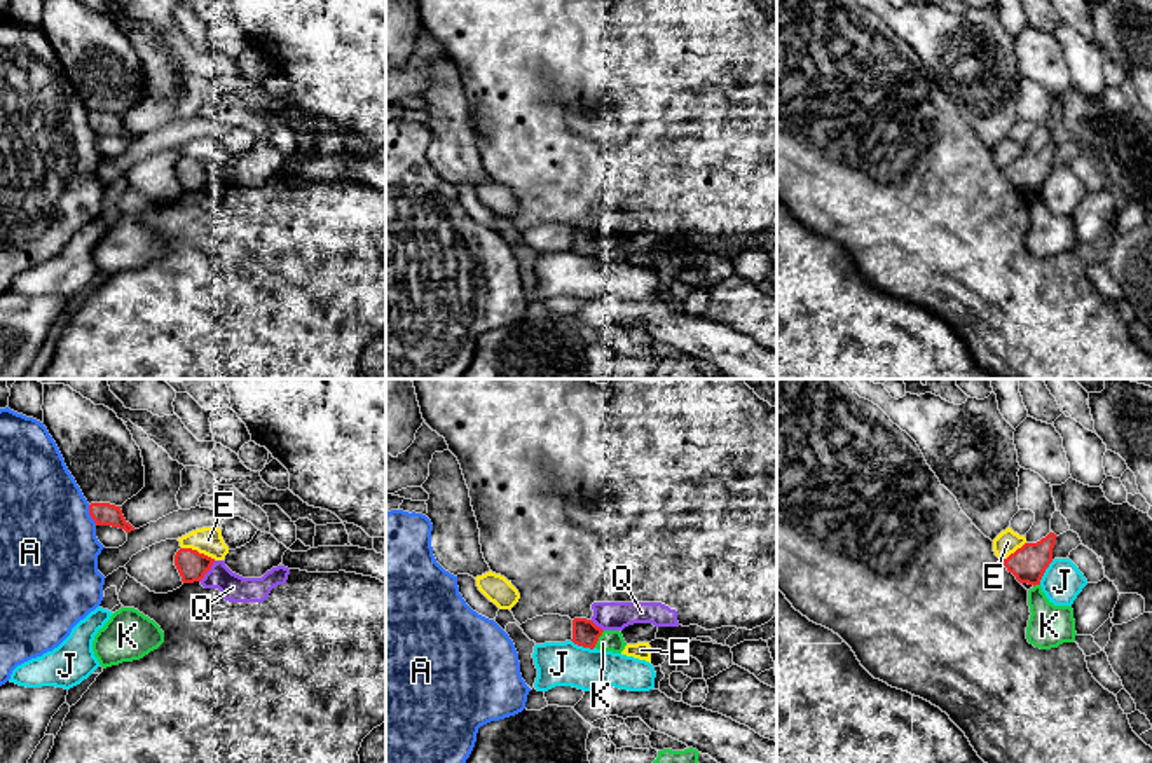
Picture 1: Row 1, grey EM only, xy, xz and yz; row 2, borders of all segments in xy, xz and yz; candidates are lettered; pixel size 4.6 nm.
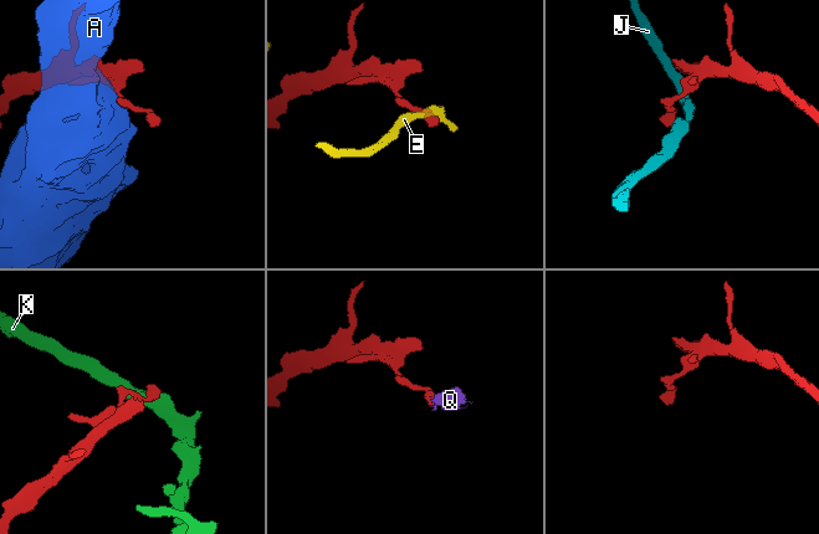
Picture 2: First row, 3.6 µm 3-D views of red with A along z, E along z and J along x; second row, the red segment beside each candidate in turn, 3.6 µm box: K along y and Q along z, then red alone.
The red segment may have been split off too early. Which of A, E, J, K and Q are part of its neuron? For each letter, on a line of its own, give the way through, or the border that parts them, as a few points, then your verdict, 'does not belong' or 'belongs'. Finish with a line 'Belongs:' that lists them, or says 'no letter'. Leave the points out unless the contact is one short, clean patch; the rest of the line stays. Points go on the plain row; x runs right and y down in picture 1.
A: does not belong
E: does not belong
J: does not belong
K: does not belong
Q: does not belong
Belongs: no letter

